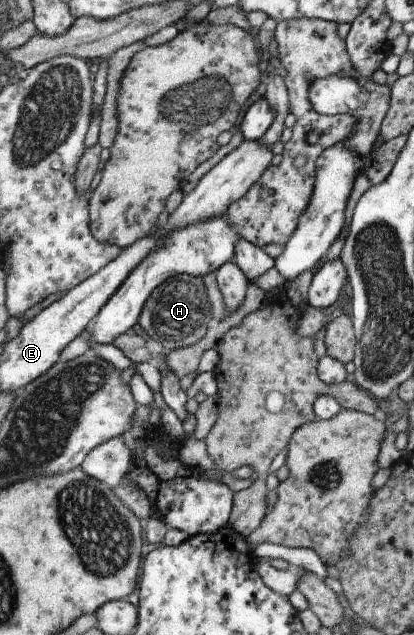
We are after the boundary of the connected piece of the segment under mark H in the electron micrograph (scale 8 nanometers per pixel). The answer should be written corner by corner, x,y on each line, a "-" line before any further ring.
177,274
171,276
164,284
155,288
142,307
138,323
150,339
158,341
166,351
186,348
197,343
207,333
207,328
214,325
213,305
210,303
206,284
203,279
189,274

